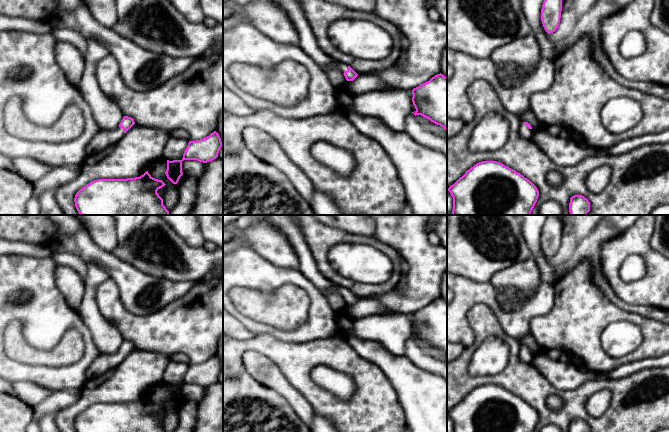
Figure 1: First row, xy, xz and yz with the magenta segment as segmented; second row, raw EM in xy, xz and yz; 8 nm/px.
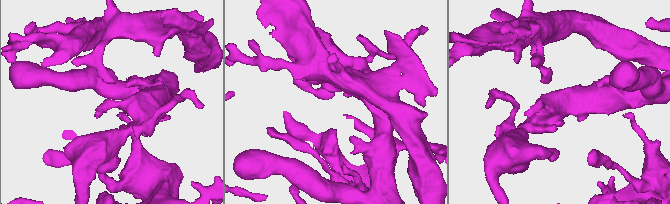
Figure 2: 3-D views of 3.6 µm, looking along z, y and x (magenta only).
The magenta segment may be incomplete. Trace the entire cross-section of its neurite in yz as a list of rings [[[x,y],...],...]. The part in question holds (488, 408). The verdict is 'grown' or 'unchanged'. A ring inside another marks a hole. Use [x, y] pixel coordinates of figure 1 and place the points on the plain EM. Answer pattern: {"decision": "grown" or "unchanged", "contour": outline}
{"decision": "unchanged", "contour": [[[497,385],[475,388],[447,414],[453,421],[453,432],[534,432],[539,421],[530,404]]]}

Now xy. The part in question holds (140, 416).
{"decision": "unchanged", "contour": [[[148,395],[140,401],[98,403],[81,412],[75,419],[76,432],[166,432],[157,415],[166,408],[153,402]]]}

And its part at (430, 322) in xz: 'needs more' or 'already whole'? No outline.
already whole

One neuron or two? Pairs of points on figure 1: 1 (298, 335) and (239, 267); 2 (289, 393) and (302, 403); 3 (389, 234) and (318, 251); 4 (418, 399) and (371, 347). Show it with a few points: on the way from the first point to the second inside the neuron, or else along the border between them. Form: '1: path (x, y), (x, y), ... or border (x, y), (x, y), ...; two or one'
1: path (315, 307), (314, 293), (298, 278), (269, 276); one
2: path (292, 395), (299, 402); one
3: border (372, 234), (395, 250); two
4: path (410, 386), (384, 360); one

